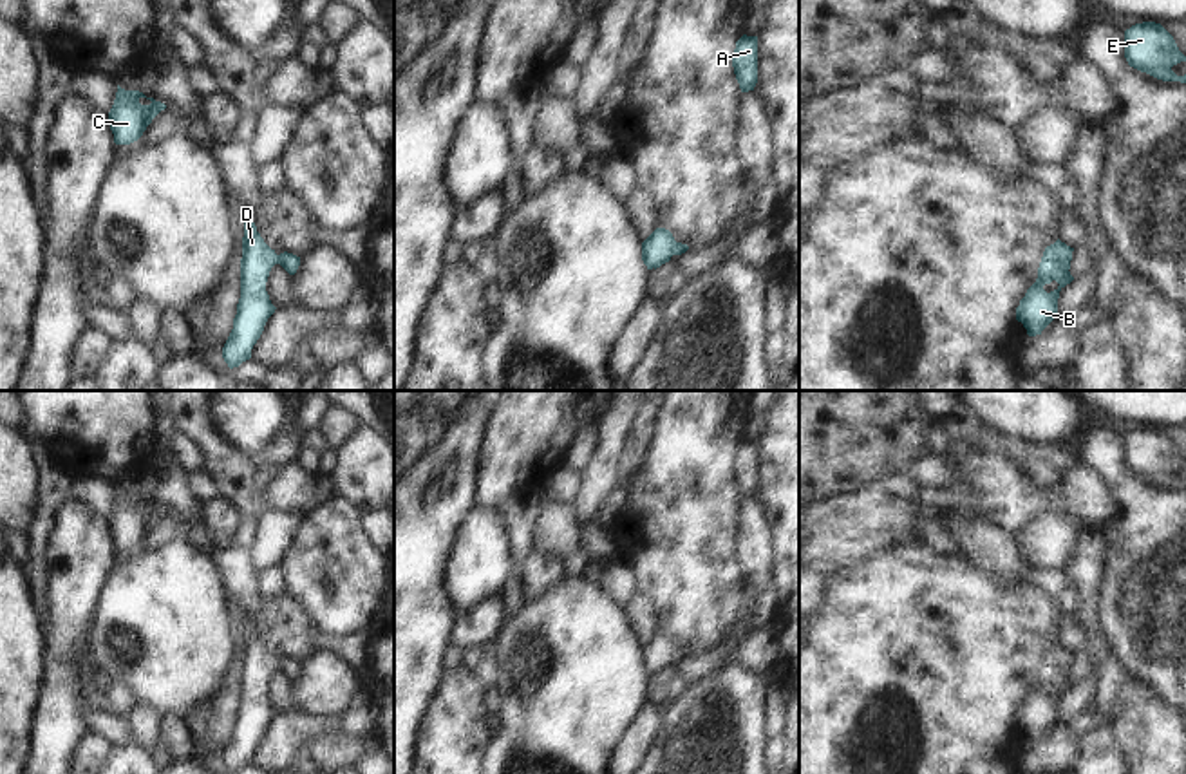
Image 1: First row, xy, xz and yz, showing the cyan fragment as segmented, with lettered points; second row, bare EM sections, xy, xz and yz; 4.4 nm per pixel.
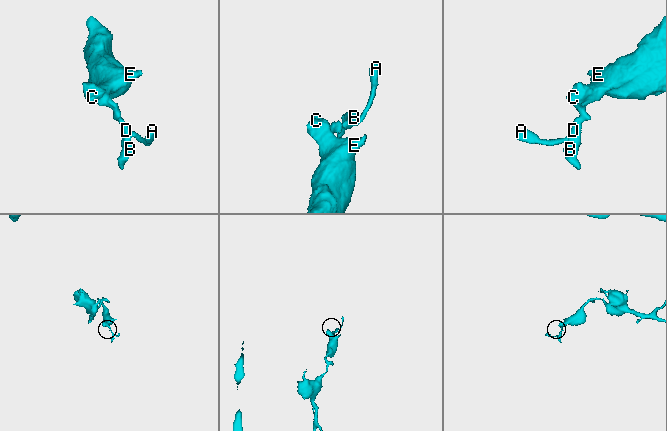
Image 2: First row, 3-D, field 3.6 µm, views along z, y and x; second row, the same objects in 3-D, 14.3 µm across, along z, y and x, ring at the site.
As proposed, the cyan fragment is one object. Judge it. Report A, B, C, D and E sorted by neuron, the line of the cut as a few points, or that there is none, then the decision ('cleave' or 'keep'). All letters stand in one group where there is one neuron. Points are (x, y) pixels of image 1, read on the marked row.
A B C D E | no cut | keep

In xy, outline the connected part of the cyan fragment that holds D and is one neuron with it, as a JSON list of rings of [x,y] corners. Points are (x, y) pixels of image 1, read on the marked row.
[[[248,215],[242,237],[240,298],[233,329],[222,347],[222,358],[230,369],[251,358],[253,345],[260,338],[268,318],[277,309],[266,291],[266,282],[275,264],[295,275],[300,257],[287,251],[277,255],[257,231],[253,217]]]

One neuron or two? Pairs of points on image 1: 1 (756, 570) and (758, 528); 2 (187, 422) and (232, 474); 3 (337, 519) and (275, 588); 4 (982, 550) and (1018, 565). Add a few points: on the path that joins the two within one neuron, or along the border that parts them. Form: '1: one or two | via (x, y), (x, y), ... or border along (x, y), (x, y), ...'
1: one | via (756, 559), (756, 539)
2: one | via (199, 433), (223, 462)
3: two | border along (281, 563), (286, 592)
4: one | via (991, 550), (1009, 565)

